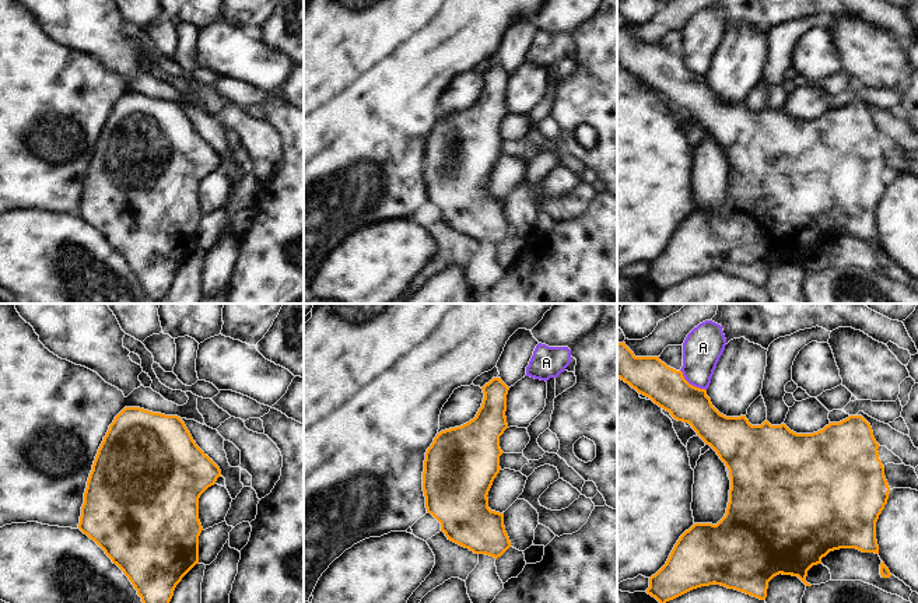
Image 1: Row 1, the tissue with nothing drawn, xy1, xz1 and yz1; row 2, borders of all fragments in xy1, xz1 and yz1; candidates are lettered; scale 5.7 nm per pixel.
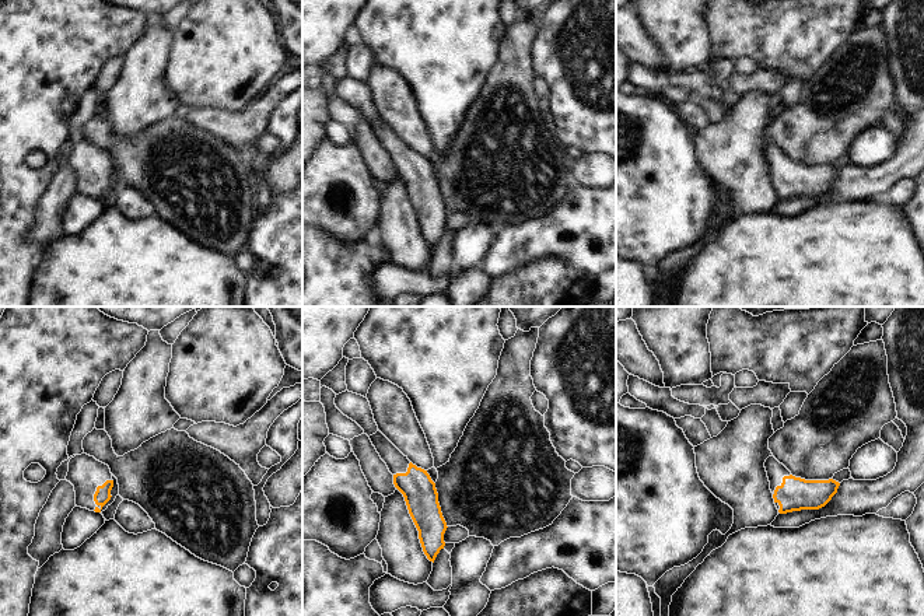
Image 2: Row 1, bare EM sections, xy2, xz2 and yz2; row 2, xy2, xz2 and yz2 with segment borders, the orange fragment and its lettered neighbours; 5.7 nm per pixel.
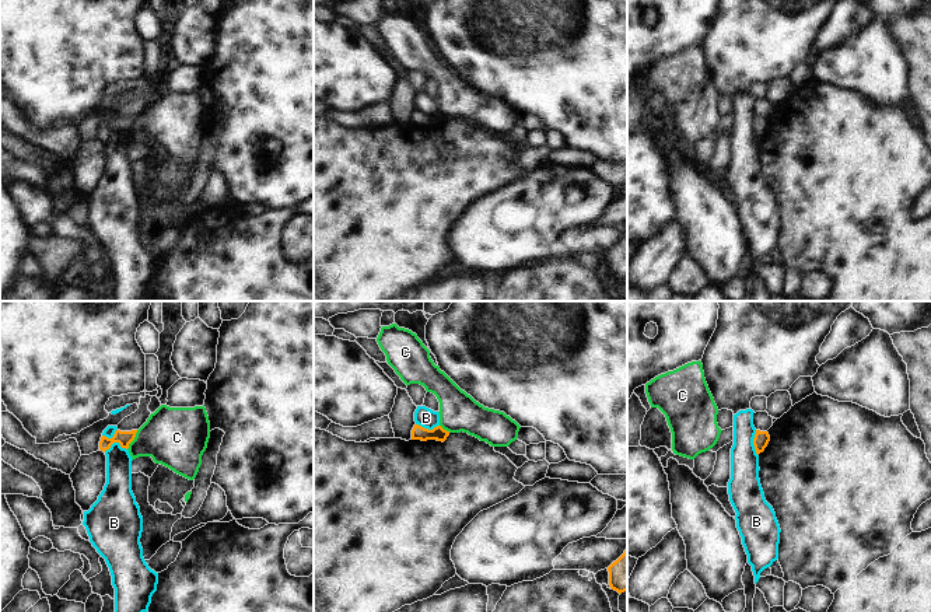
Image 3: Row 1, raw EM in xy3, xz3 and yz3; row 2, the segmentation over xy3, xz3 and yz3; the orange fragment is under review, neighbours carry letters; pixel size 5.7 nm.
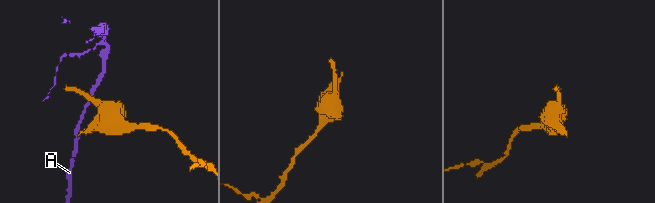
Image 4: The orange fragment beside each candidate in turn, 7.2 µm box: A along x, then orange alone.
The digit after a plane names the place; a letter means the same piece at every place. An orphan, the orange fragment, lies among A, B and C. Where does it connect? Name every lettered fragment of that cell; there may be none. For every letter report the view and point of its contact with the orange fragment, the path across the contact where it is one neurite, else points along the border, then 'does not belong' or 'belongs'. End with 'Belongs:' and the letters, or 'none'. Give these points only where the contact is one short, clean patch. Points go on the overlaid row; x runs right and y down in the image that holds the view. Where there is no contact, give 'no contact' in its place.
A: yz1 (691, 385) | along yz1 (680, 370), (690, 384), (705, 391) | does not belong
B: xy3 (115, 441) | along xy3 (126, 448), (114, 443), (104, 451) | does not belong
C: xy3 (133, 439) | along xy3 (137, 430), (126, 448) | does not belong
Belongs: none

